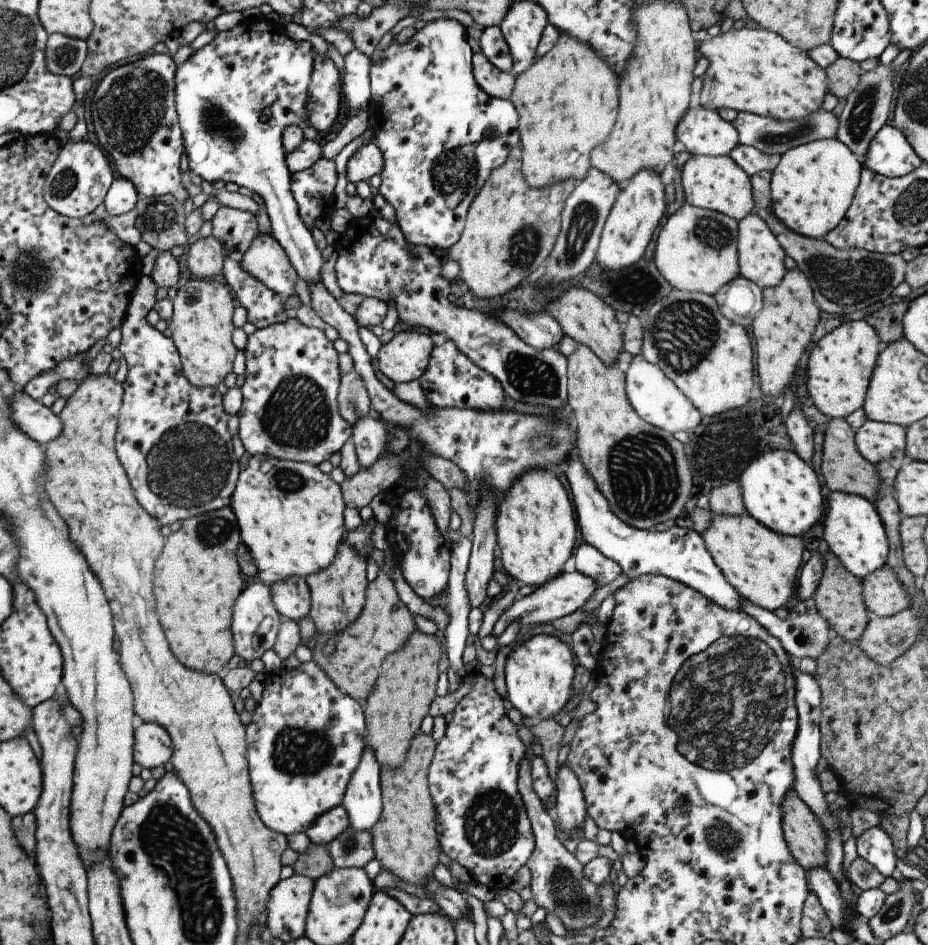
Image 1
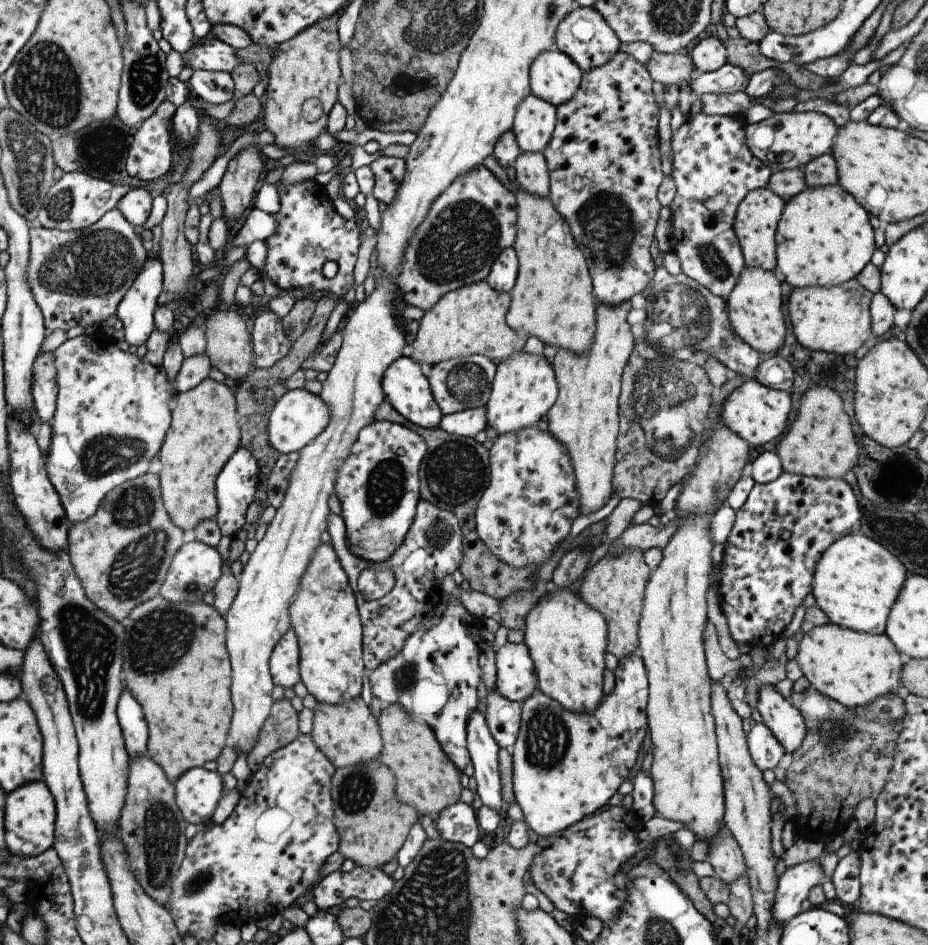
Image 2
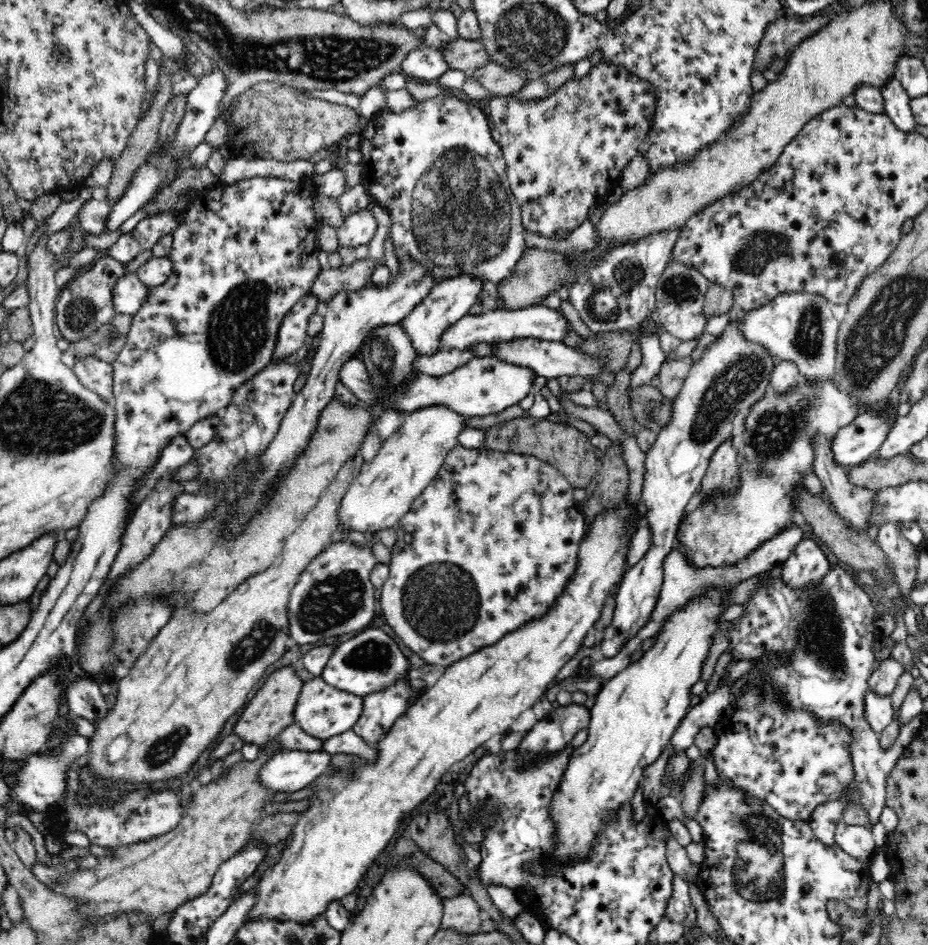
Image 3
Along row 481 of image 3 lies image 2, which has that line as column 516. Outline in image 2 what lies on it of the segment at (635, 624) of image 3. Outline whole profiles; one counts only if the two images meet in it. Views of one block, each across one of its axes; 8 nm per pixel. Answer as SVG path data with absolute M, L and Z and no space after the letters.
M507 642L495 650L496 688L504 698L518 703L528 700L538 690L534 662L522 643Z

